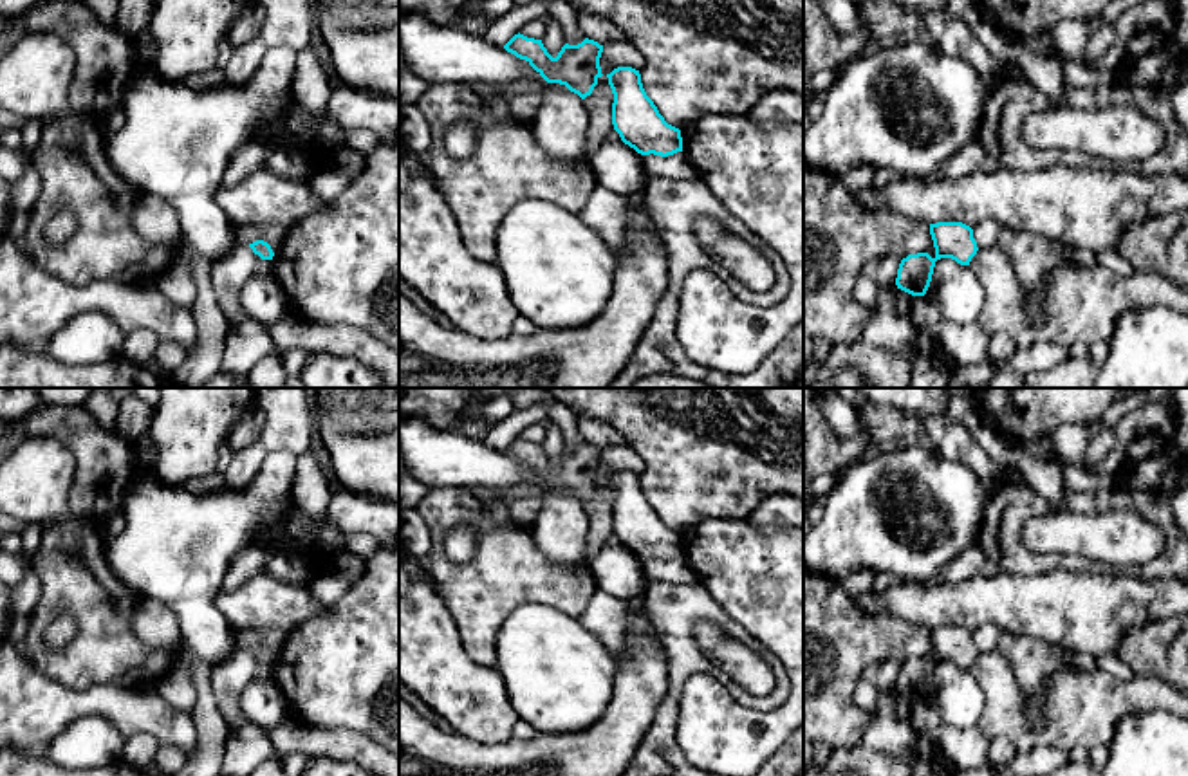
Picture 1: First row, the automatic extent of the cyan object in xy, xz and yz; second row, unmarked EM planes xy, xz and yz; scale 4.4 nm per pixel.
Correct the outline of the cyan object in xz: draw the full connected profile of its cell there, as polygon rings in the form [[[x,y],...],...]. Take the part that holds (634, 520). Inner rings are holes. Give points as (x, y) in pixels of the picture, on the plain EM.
[[[617,471],[607,482],[614,498],[612,529],[625,549],[641,559],[682,556],[681,534],[668,529],[646,500],[639,475]]]

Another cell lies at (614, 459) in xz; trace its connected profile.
[[[614,446],[603,449],[603,457],[599,462],[603,480],[598,482],[598,489],[594,491],[592,498],[583,503],[589,516],[585,563],[589,563],[614,534],[614,498],[607,480],[617,471],[632,471],[636,475],[641,475],[643,467],[643,458],[630,446]]]

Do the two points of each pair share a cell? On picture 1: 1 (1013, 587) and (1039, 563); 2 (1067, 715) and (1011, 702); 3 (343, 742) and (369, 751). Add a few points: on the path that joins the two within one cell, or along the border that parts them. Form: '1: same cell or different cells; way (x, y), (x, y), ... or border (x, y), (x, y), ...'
1: different cells; border (1069, 571), (1004, 574)
2: same cell; way (1049, 729), (1028, 735), (1013, 720)
3: same cell; way (349, 746), (363, 751)

